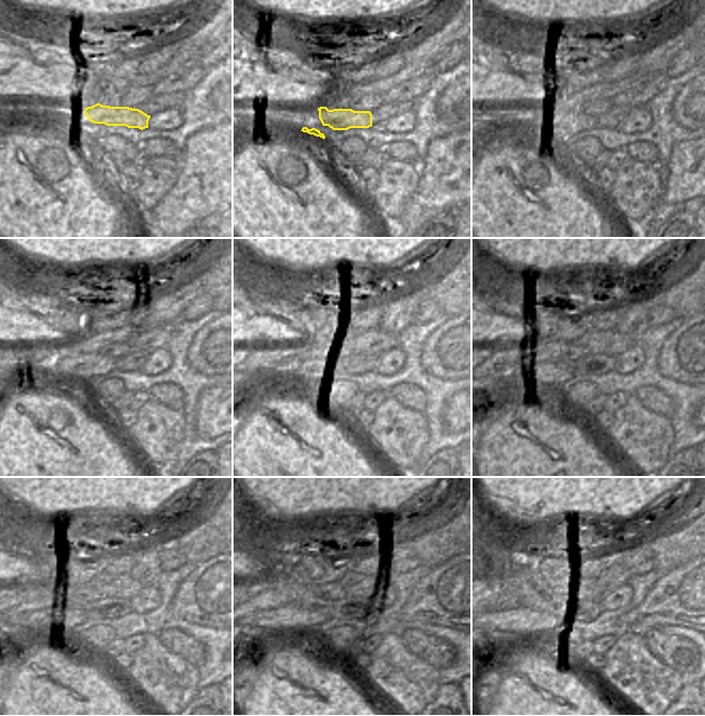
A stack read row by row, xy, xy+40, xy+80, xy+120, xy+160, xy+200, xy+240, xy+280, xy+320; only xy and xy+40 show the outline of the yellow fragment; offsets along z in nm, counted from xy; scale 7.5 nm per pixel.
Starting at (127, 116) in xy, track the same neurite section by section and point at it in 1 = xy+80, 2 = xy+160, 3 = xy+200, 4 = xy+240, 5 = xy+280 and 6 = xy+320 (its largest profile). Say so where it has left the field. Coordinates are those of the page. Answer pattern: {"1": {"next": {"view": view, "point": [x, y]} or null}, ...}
{"1": {"next": {"view": "xy+80", "point": [558, 126]}}, "2": {"next": {"view": "xy+160", "point": [316, 372]}}, "3": {"next": {"view": "xy+200", "point": [553, 374]}}, "4": {"next": {"view": "xy+240", "point": [65, 616]}}, "5": {"next": {"view": "xy+280", "point": [292, 619]}}, "6": {"next": {"view": "xy+320", "point": [524, 622]}}}

